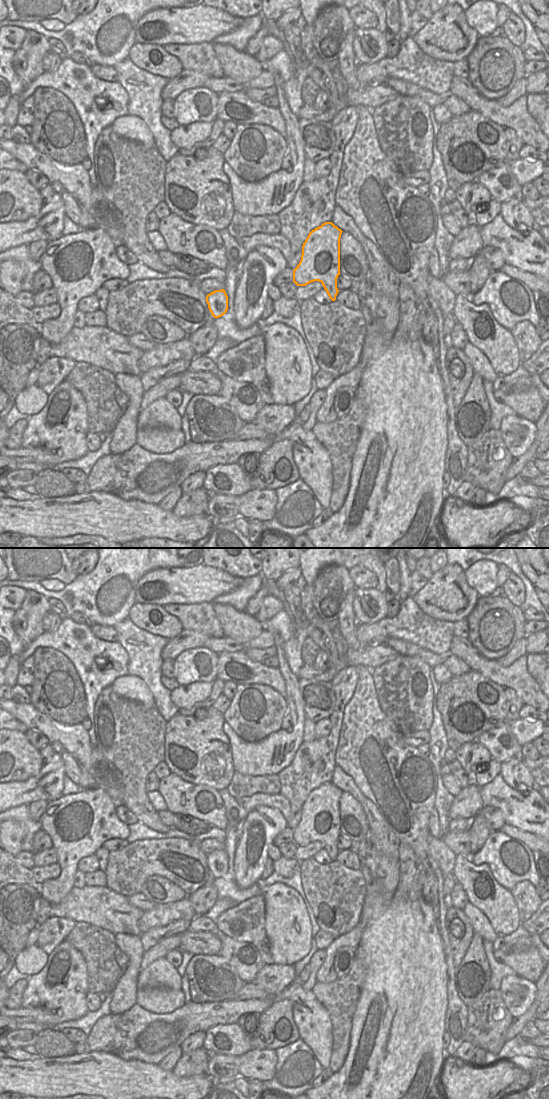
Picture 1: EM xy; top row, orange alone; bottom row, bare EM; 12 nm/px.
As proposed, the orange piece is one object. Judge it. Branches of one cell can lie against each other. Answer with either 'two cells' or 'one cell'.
one cell

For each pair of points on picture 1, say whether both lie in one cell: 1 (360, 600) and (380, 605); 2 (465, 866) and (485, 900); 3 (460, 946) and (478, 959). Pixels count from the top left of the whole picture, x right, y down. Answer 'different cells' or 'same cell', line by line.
1: same cell
2: same cell
3: different cells

